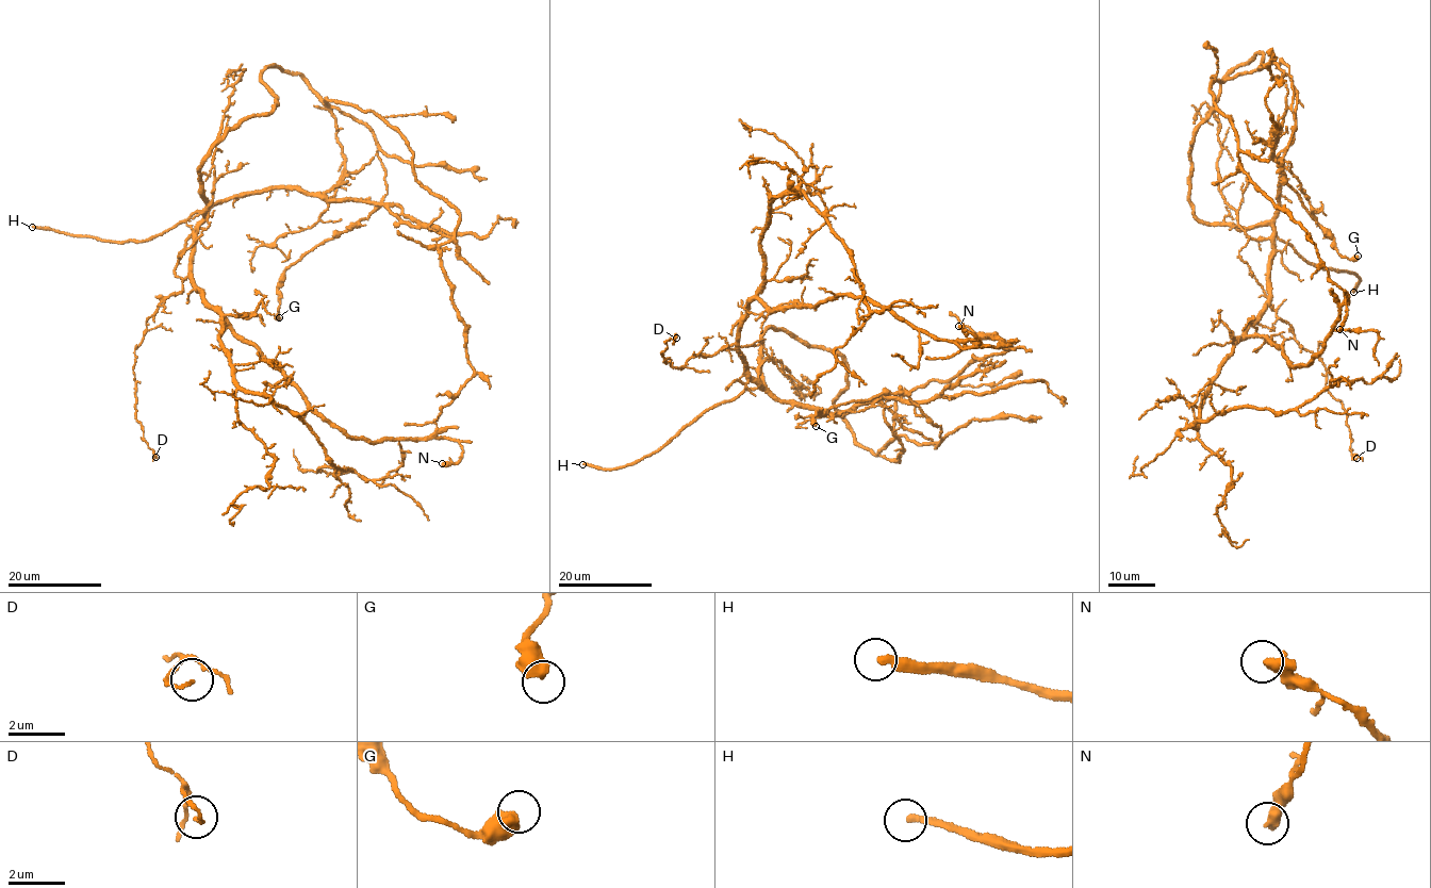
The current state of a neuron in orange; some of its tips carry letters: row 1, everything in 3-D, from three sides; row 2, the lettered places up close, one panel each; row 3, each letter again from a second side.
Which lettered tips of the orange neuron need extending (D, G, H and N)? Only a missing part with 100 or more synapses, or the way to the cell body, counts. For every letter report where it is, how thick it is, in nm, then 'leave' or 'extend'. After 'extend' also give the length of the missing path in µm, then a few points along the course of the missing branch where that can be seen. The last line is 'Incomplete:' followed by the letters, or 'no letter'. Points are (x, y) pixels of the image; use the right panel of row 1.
D: place (1357, 458); calibre 110 nm; leave
G: place (1358, 256); calibre 600 nm; leave
H: place (1353, 292); calibre 280 nm; extend; missing 30 µm; course (1353, 292), (1335, 279), (1331, 268), (1353, 258), (1353, 261), (1353, 257)
N: place (1339, 329); calibre 320 nm; leave
Incomplete: H

